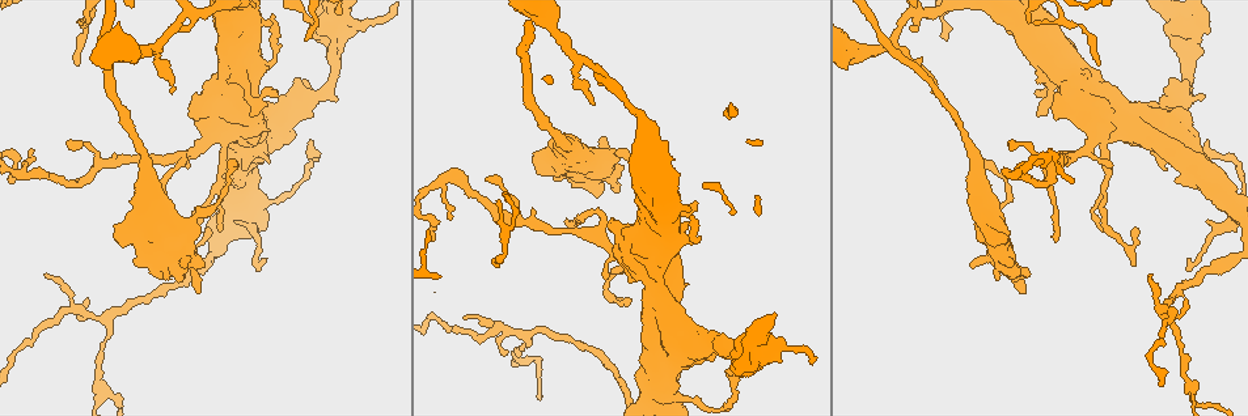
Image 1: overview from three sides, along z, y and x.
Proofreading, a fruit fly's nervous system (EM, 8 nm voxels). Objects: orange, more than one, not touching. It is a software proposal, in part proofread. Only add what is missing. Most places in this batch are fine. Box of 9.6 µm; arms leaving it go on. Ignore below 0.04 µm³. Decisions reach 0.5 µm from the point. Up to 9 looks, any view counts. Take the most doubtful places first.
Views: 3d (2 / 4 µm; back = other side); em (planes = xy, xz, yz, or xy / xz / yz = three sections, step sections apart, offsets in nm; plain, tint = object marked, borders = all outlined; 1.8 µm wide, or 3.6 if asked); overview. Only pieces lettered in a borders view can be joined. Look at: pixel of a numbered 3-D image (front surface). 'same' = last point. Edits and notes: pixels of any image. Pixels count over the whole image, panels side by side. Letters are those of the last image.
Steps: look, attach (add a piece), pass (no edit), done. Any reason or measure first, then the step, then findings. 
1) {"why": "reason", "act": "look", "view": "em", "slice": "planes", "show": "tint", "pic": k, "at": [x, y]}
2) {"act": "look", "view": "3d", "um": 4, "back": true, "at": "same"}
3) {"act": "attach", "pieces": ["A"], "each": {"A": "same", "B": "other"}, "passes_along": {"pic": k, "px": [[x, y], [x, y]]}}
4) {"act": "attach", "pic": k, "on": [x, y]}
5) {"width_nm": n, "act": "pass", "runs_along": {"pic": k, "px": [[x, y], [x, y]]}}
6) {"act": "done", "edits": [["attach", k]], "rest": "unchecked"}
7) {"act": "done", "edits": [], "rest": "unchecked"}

{"why": "abrupt turn", "act": "look", "view": "3d", "um": 2, "pic": 1, "at": [105, 387]}

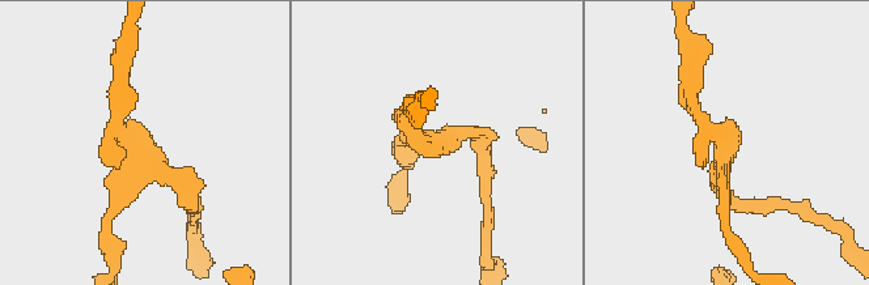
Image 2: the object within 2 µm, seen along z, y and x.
{"why": "shape alone is not enough", "act": "look", "view": "em", "slice": "xz", "step": 8, "show": "borders", "pic": 2, "at": [429, 138]}

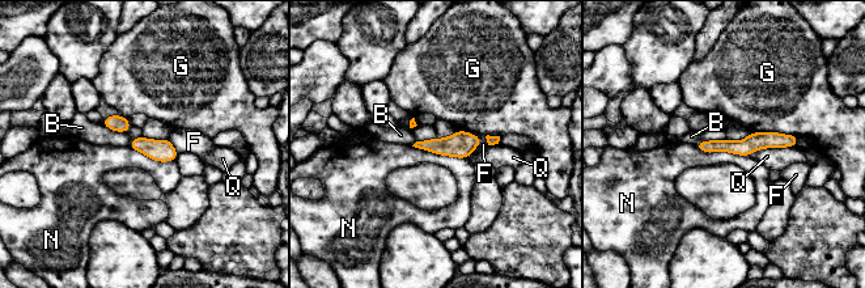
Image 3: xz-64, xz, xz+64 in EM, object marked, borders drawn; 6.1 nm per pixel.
{"why": "another direction", "act": "look", "view": "em", "slice": "planes", "show": "borders", "at": "same"}

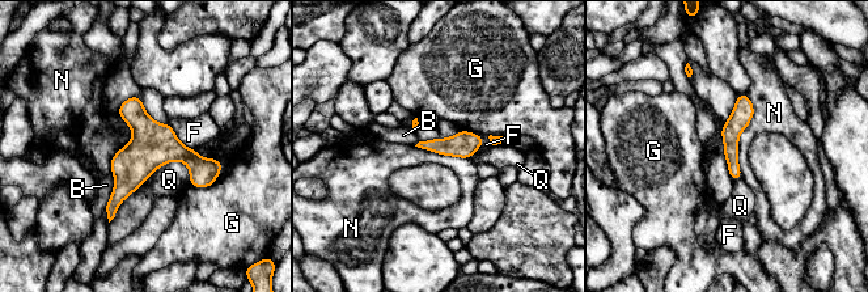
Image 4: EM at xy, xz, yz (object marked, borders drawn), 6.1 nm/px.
{"longest_contact_nm": ["N", 500], "act": "pass", "each": {"B": "other", "F": "other", "G": "other", "N": "other", "Q": "other"}, "border": {"pic": 4, "px": [[746, 93], [741, 177]]}, "found": "none of them fits"}

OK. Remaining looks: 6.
{"act": "look", "view": "em", "slice": "xz", "step": 4, "show": "borders", "pic": 1, "at": [1151, 130]}

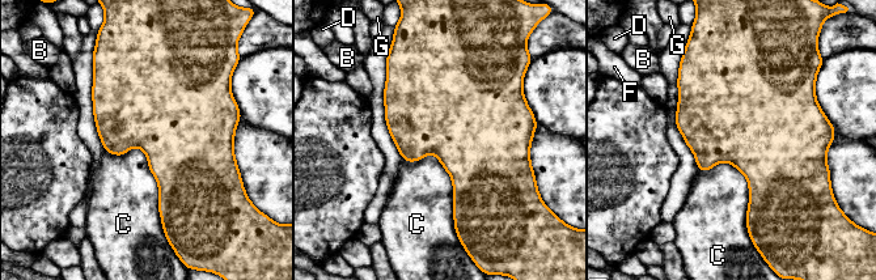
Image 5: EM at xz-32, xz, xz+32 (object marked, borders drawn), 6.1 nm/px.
{"act": "pass", "each": {"B": "other", "C": "other", "D": "other", "F": "other", "G": "other"}, "border": {"pic": 5, "px": [[104, 149], [143, 151], [163, 227]]}, "found": "no lettered piece goes on from it"}

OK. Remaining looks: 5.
{"why": "thick end", "act": "look", "view": "3d", "um": 4, "back": true, "pic": 1, "at": [165, 280]}

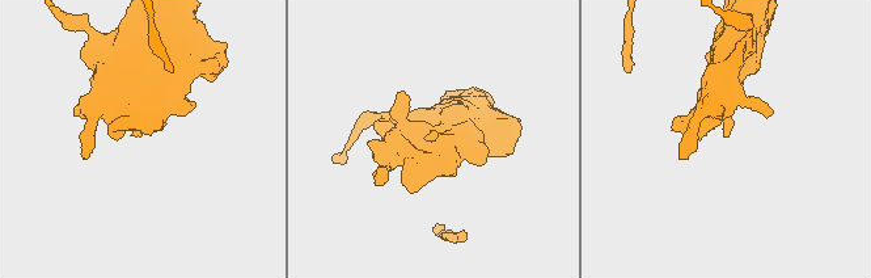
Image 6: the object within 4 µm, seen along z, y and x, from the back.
{"act": "look", "view": "em", "slice": "planes", "show": "borders", "pic": 6, "at": [724, 136]}

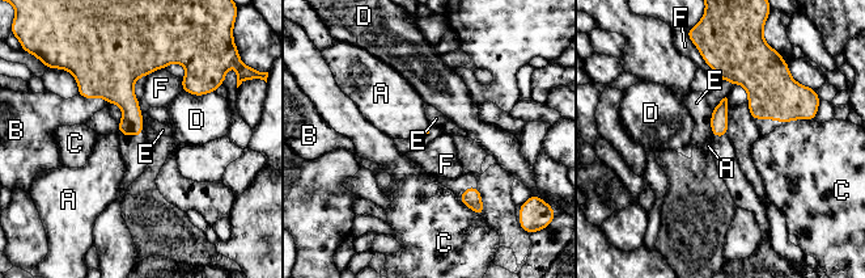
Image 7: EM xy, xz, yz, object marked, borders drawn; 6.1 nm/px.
{"act": "pass", "each": {"A": "other", "B": "other", "C": "other", "D": "other", "E": "other", "F": "other"}, "border": {"pic": 7, "px": [[138, 101], [144, 134]]}, "found": "no lettered piece goes on from it"}

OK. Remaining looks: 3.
{"why": "tapers out", "act": "look", "view": "3d", "um": 2, "pic": 1, "at": [693, 203]}

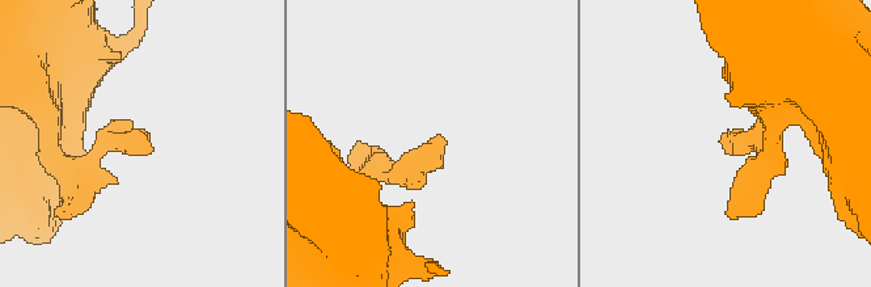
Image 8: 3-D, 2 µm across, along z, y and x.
{"act": "look", "view": "em", "slice": "yz", "step": 8, "show": "tint", "pic": 8, "at": [440, 139]}

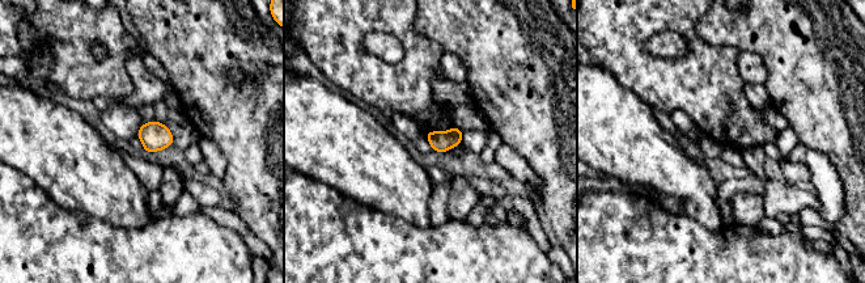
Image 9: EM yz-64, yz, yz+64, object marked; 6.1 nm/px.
{"act": "look", "view": "em", "slice": "planes", "show": "borders", "at": "same"}

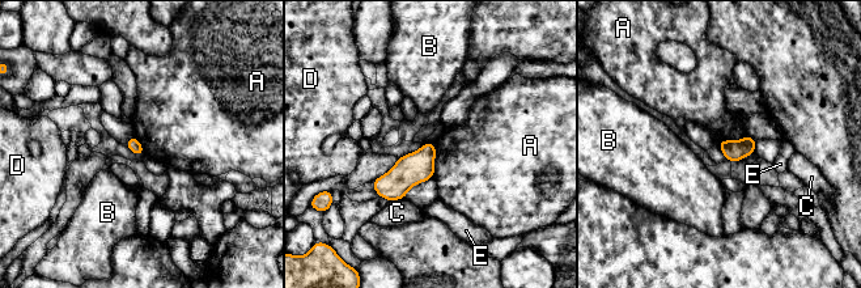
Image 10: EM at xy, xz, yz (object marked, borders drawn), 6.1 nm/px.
{"act": "pass", "each": {"A": "other", "B": "other", "C": "other", "D": "other", "E": "other"}, "border": {"pic": 10, "px": [[435, 143], [435, 174], [432, 177]]}, "found": "none of them fits"}

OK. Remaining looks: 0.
{"act": "done", "edits": [], "rest": "unchecked"}

